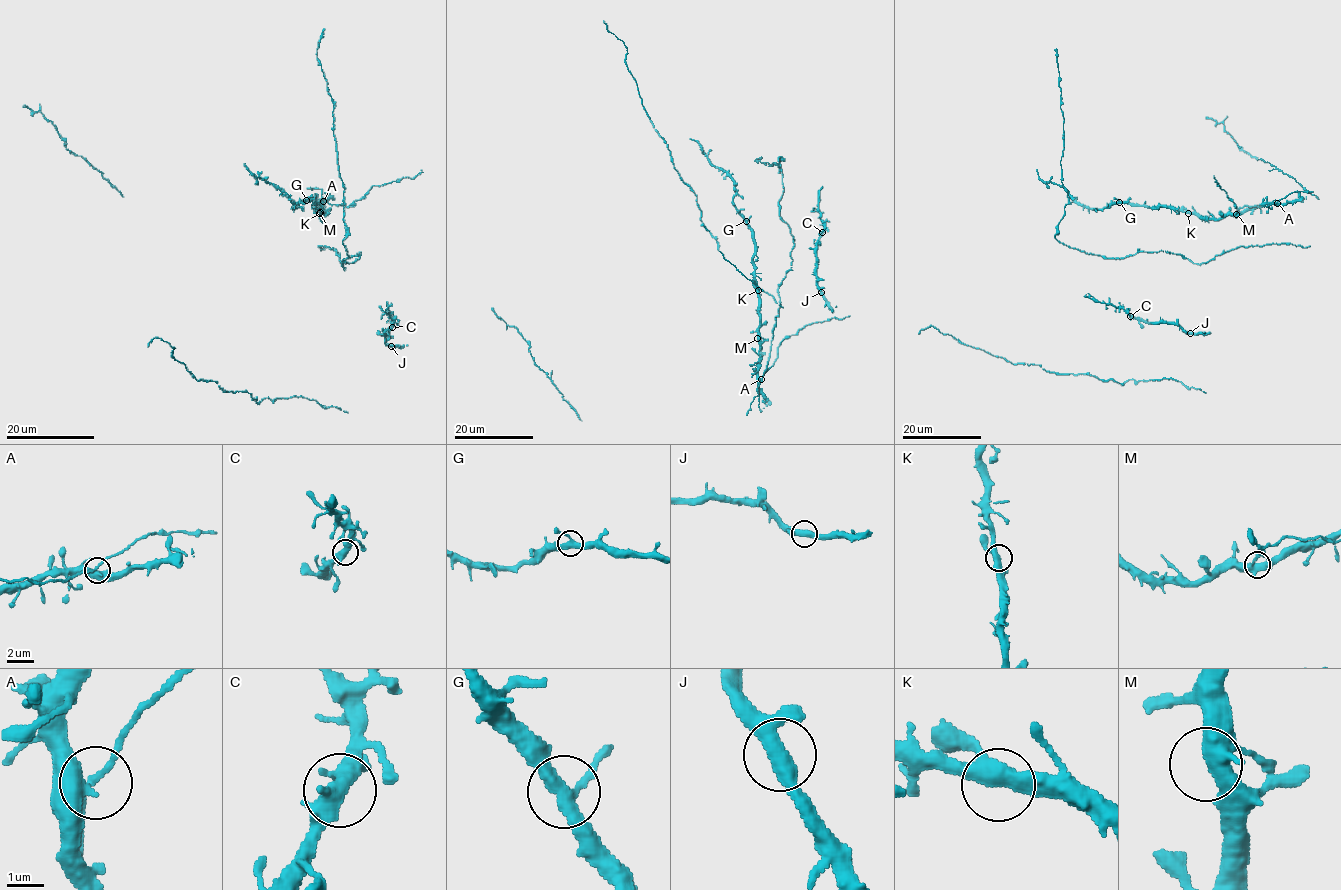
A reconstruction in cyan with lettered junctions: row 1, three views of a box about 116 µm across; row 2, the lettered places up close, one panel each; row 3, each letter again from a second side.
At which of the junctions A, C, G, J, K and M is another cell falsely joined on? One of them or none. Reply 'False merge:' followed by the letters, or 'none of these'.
False merge: none of these

